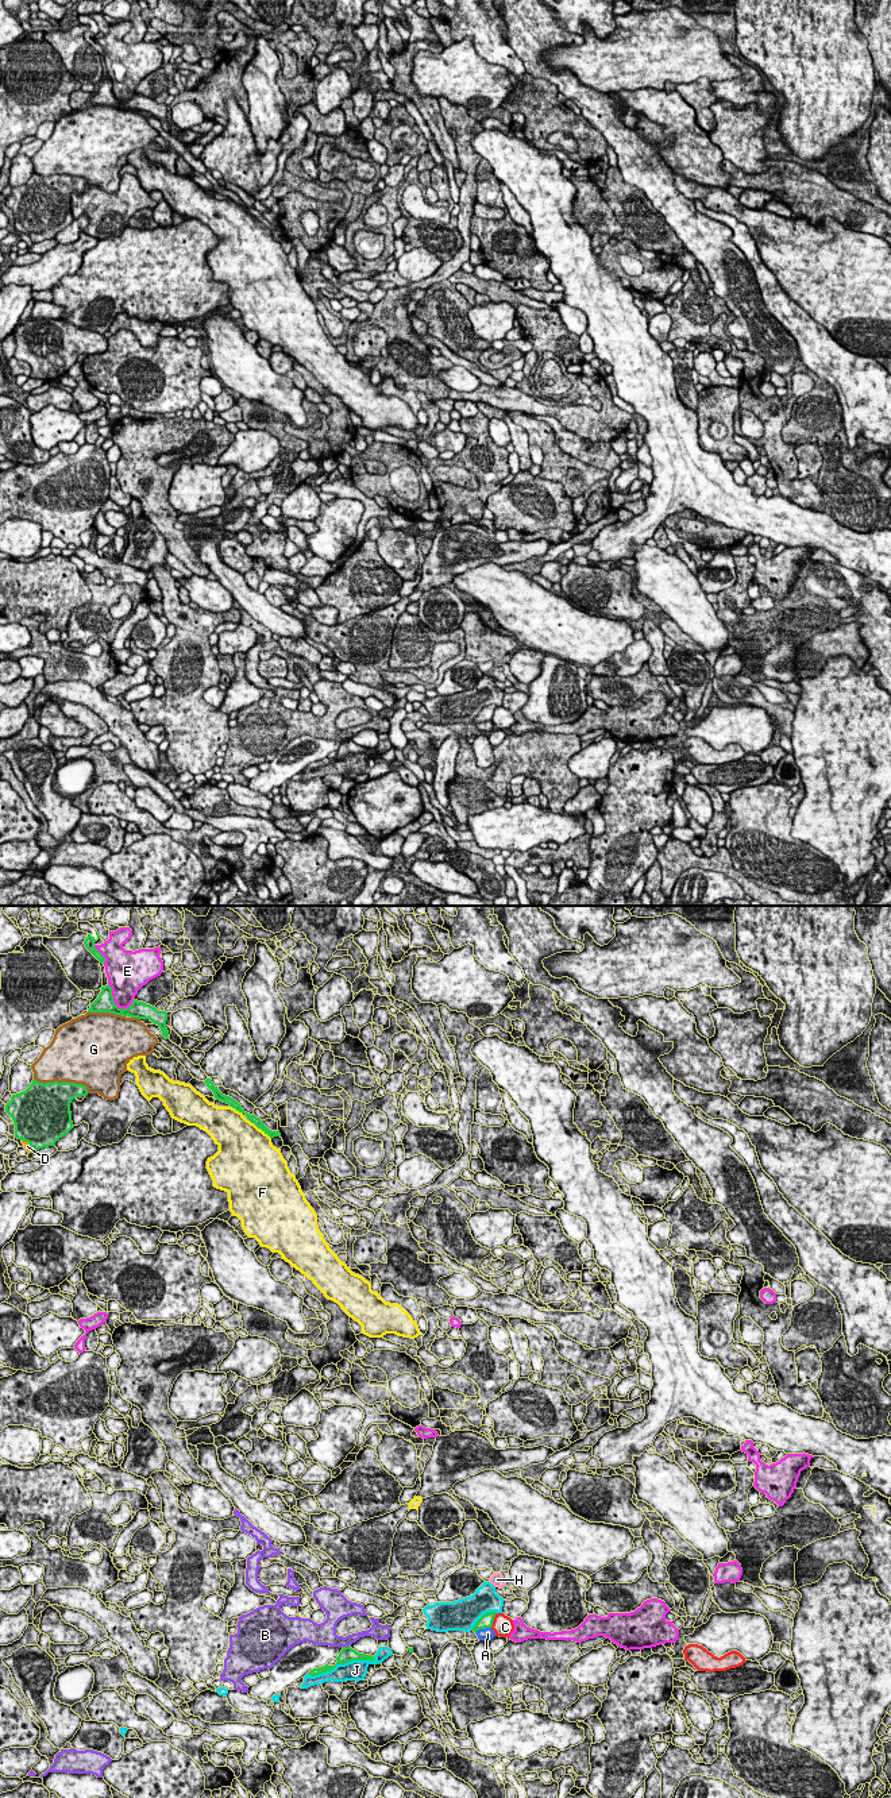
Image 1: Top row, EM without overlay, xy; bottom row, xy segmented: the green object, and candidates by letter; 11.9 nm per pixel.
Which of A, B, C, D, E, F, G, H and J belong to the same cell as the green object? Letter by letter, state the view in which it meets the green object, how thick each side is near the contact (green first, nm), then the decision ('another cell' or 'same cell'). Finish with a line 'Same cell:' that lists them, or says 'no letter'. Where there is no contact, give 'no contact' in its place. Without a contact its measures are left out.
A: meets green in xy; 160 nm thick on the green side, 160 nm on the other; another cell
B: meets green in xy; 170 nm thick on the green side, 200 nm on the other; another cell
C: meets green in xy; 160 nm thick on the green side, 260 nm on the other; another cell
D: meets green in xy; 500 nm thick on the green side, 70 nm on the other; another cell
E: meets green in xy; 220 nm thick on the green side, 340 nm on the other; another cell
F: meets green in xy; 100 nm thick on the green side, 480 nm on the other; another cell
G: meets green in xy; 420 nm thick on the green side, 480 nm on the other; another cell
H: meets green in xy; 30 nm thick on the green side, 160 nm on the other; same cell
J: meets green in xy; 170 nm thick on the green side, 240 nm on the other; another cell
Same cell: H

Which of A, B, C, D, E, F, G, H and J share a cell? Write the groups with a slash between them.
A / B / C / D / E / F / G / H / J

